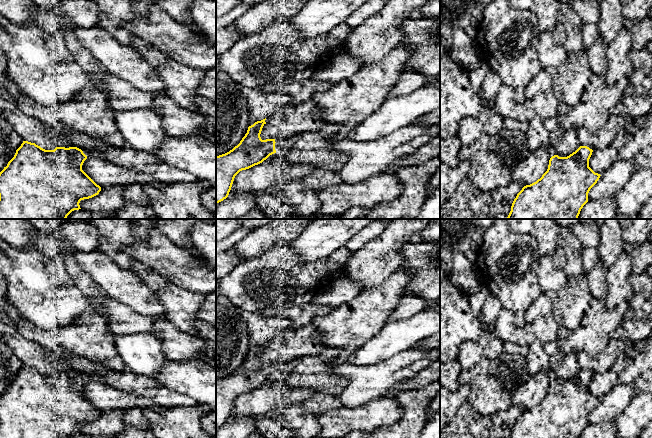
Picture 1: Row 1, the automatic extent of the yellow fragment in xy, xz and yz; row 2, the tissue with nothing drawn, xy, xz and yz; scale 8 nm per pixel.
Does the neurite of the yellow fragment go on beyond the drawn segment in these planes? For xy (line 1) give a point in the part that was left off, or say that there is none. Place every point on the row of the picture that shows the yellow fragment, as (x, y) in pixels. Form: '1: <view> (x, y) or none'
1: none

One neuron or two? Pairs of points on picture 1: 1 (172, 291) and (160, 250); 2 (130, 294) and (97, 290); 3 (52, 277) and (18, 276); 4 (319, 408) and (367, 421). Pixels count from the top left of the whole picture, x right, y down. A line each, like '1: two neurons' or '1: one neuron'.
1: two neurons
2: two neurons
3: one neuron
4: two neurons

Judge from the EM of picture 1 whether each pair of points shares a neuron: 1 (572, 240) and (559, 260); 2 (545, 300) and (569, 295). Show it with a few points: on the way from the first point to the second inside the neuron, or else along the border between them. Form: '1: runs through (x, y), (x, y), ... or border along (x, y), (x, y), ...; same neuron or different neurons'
1: border along (562, 248), (564, 251); different neurons
2: runs through (551, 300), (563, 300); same neuron

